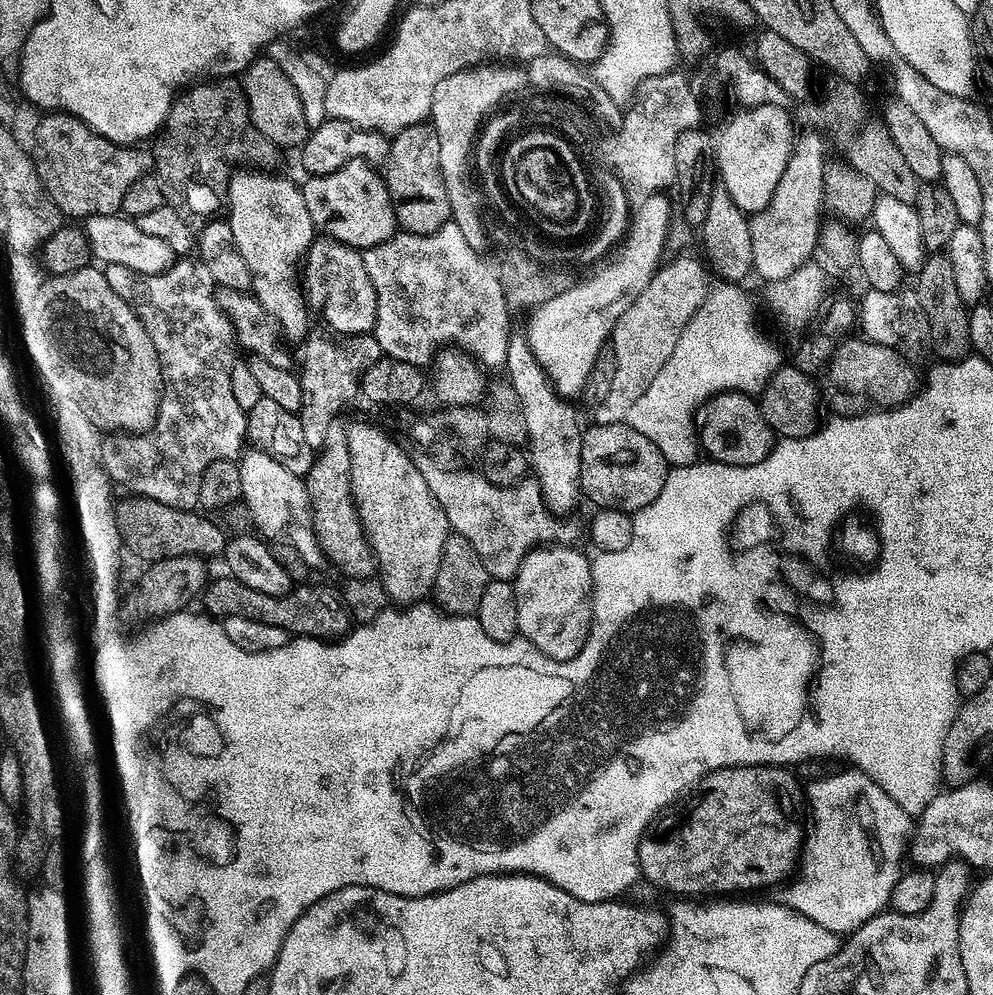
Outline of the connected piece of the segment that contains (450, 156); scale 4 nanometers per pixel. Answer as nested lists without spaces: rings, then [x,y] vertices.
[[[488,62],[483,66],[467,68],[458,74],[450,74],[438,86],[432,95],[432,114],[430,123],[435,128],[440,142],[440,162],[445,169],[460,172],[469,166],[470,144],[473,128],[483,112],[498,96],[521,85],[526,72],[520,66],[505,66],[500,62]]]

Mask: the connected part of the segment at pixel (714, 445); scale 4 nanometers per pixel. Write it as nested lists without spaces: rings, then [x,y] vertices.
[[[720,392],[712,397],[702,409],[698,438],[703,451],[708,451],[715,463],[734,466],[754,466],[754,462],[762,462],[772,453],[778,439],[766,422],[759,403],[747,392]]]

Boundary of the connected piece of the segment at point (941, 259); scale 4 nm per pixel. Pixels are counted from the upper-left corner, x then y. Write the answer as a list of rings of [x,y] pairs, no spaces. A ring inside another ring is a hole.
[[[932,254],[924,261],[919,272],[915,273],[914,289],[929,319],[929,334],[931,336],[931,351],[936,351],[941,361],[955,362],[963,360],[972,352],[970,342],[969,305],[958,298],[958,286],[954,283],[954,269],[950,267],[950,258],[946,254]]]

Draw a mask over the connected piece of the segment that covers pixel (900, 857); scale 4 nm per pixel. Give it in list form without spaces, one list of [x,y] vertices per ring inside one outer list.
[[[846,770],[807,785],[806,804],[810,809],[810,835],[802,856],[804,880],[797,884],[789,883],[783,889],[783,903],[818,922],[820,926],[826,926],[831,932],[851,934],[889,907],[894,882],[898,882],[906,868],[904,860],[906,864],[910,837],[914,831],[913,817],[904,812],[902,806],[894,802],[894,798],[886,794],[882,786],[871,780],[867,772],[859,770]]]

